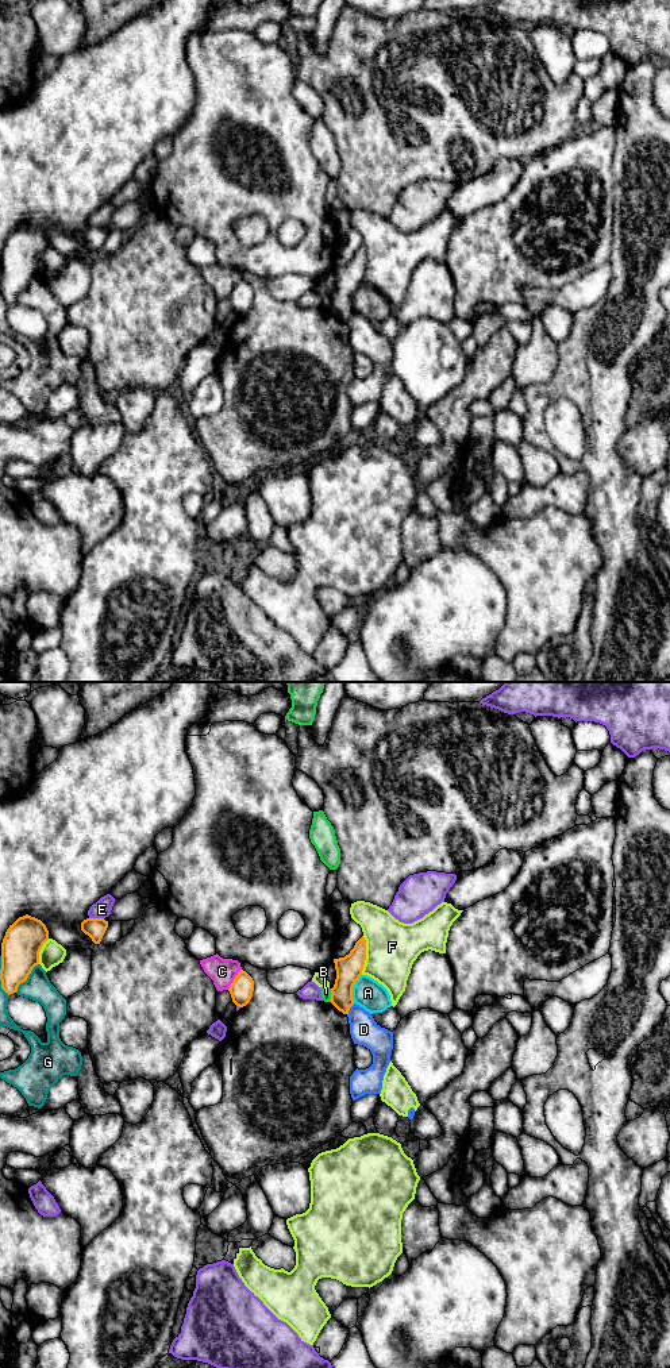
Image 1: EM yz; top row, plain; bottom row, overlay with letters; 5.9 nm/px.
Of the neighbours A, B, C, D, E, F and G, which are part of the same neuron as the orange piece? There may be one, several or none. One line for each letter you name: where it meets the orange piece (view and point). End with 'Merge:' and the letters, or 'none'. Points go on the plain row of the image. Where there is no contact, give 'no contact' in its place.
Merge: none

